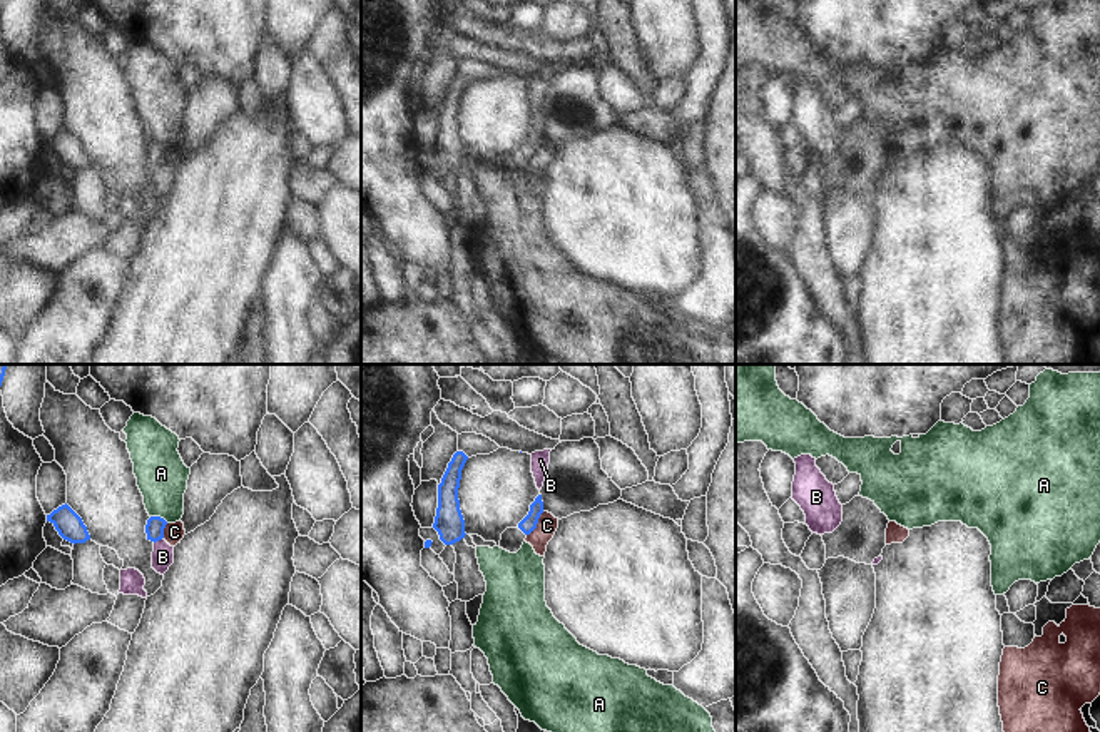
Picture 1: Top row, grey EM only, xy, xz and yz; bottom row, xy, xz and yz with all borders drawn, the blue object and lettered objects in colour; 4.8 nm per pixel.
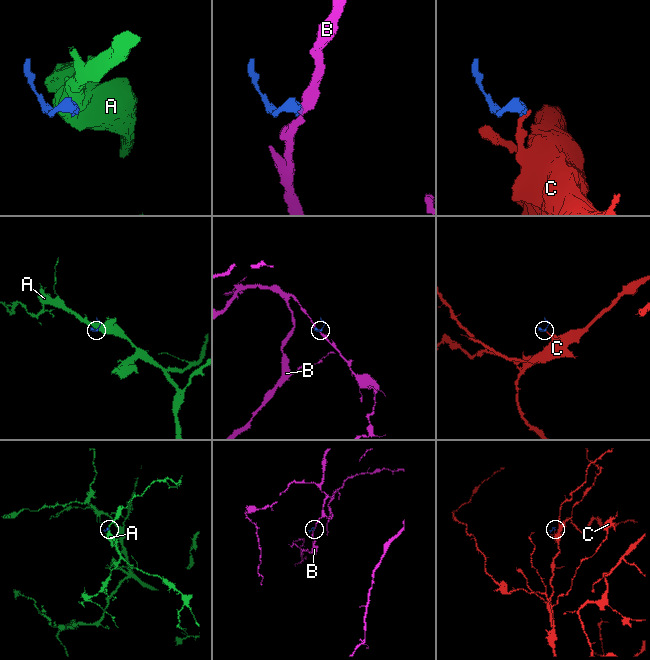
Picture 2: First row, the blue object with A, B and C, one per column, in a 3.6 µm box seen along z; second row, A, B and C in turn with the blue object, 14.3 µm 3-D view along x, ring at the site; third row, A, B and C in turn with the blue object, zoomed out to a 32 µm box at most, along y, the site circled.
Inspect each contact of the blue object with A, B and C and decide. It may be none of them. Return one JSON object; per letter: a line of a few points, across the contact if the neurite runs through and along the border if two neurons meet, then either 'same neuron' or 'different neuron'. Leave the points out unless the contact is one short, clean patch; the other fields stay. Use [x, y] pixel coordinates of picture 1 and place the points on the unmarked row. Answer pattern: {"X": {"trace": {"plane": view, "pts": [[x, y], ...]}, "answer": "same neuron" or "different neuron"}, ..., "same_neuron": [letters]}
{"A": {"trace": {"plane": "xy", "pts": [[151, 141], [159, 141], [168, 147]]}, "answer": "different neuron"}, "B": {"trace": {"plane": "xy", "pts": [[162, 162], [154, 169]]}, "answer": "different neuron"}, "C": {"trace": {"plane": "xz", "pts": [[544, 137], [527, 161]]}, "answer": "different neuron"}, "same_neuron": []}

